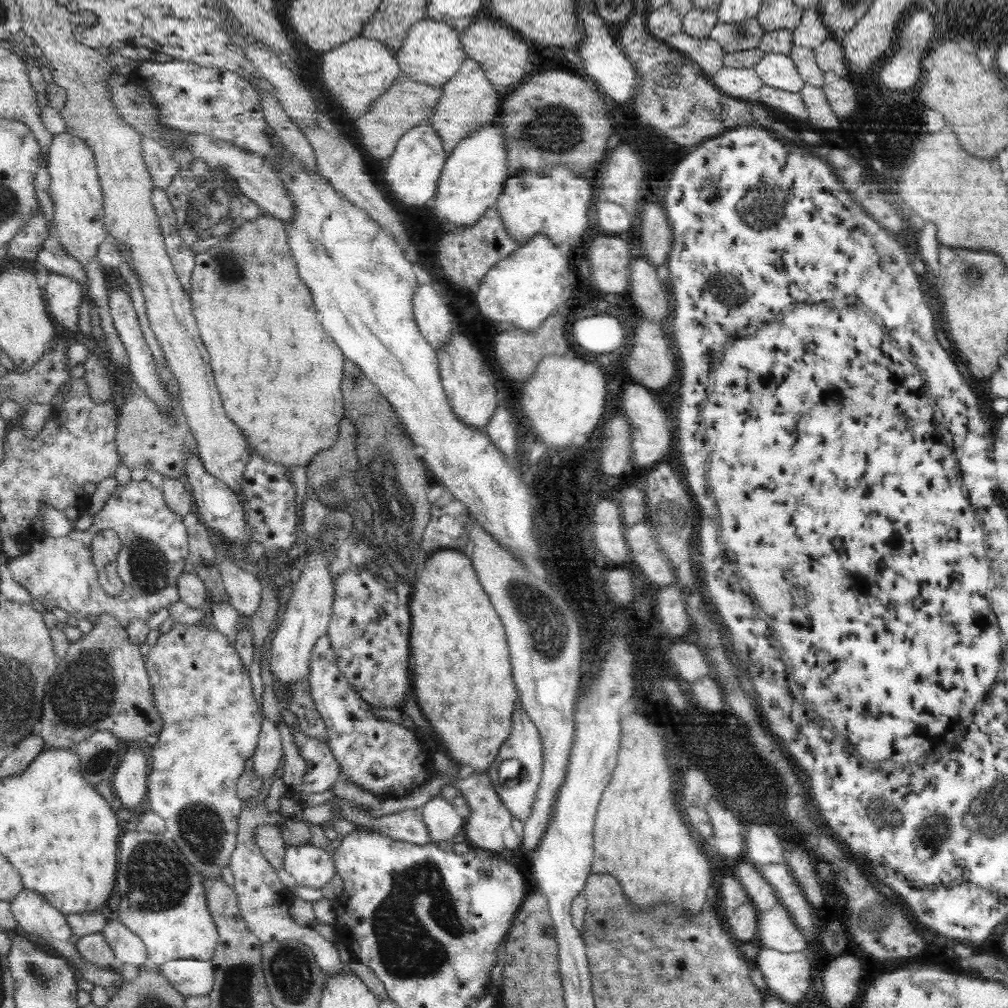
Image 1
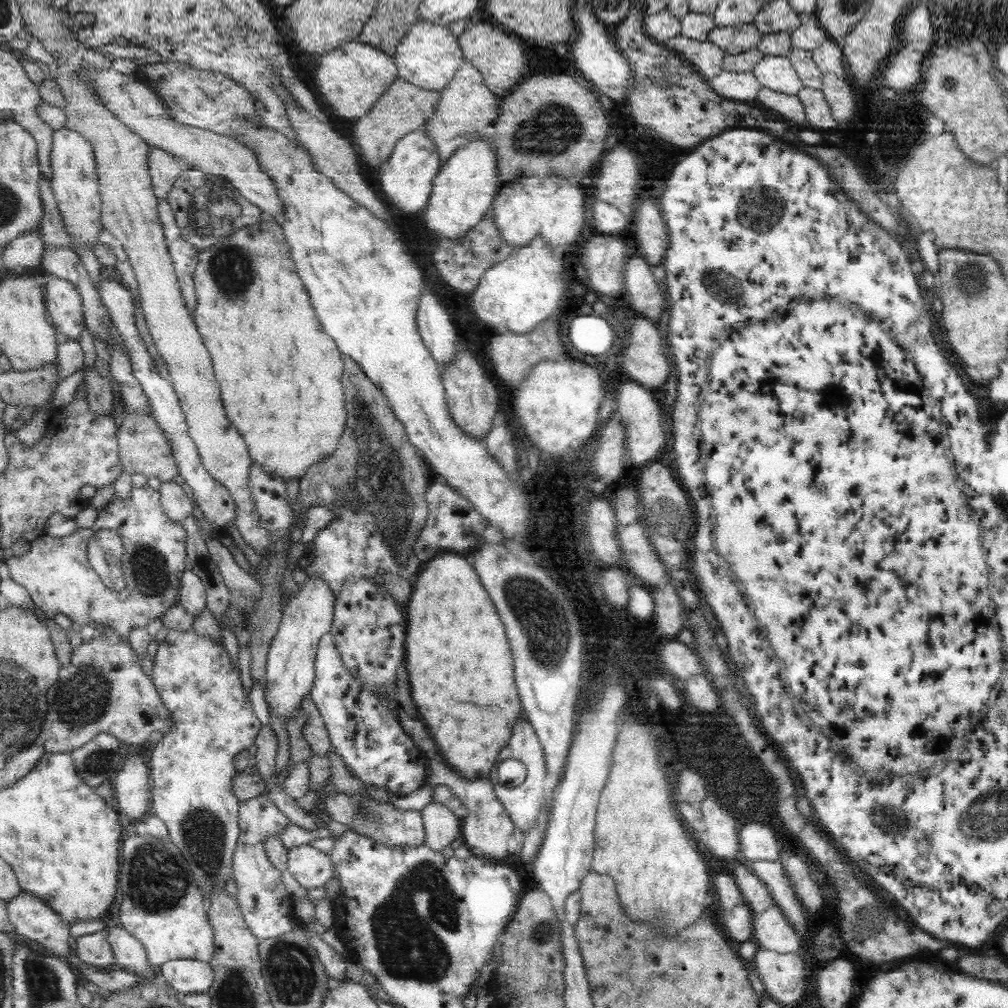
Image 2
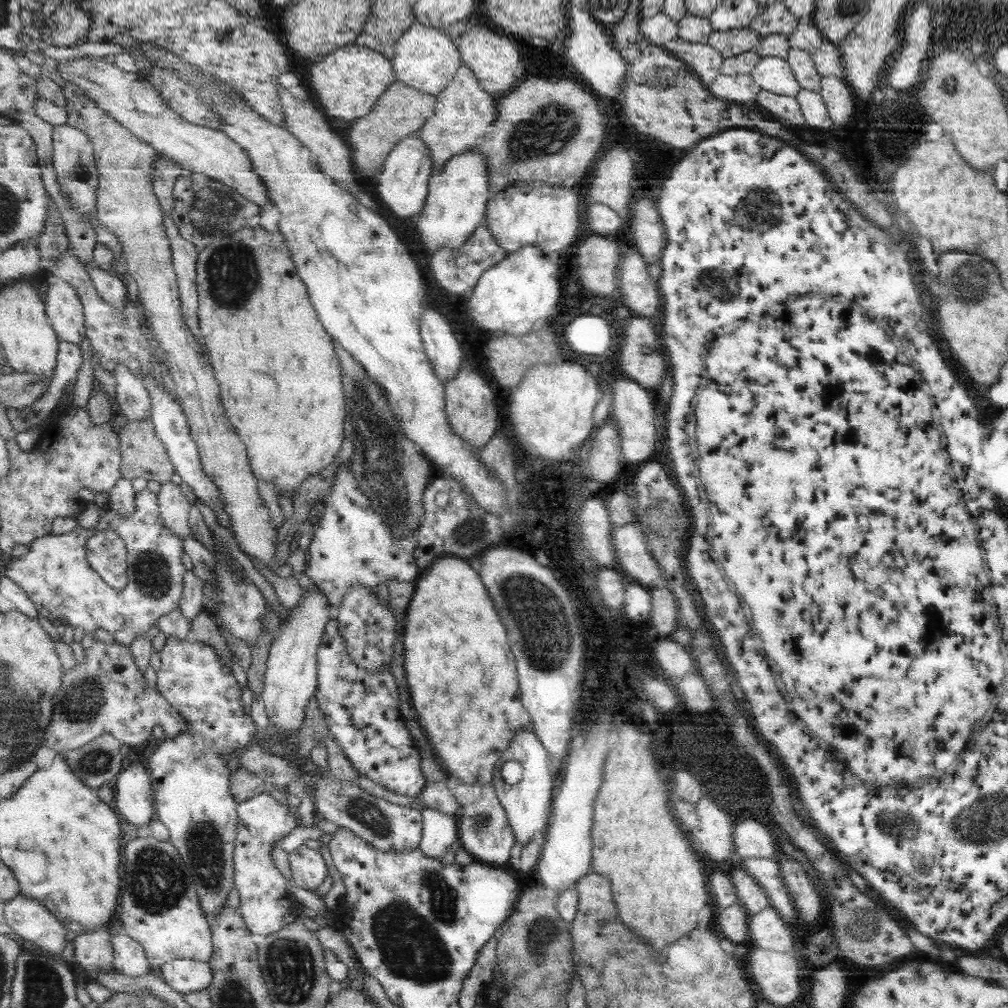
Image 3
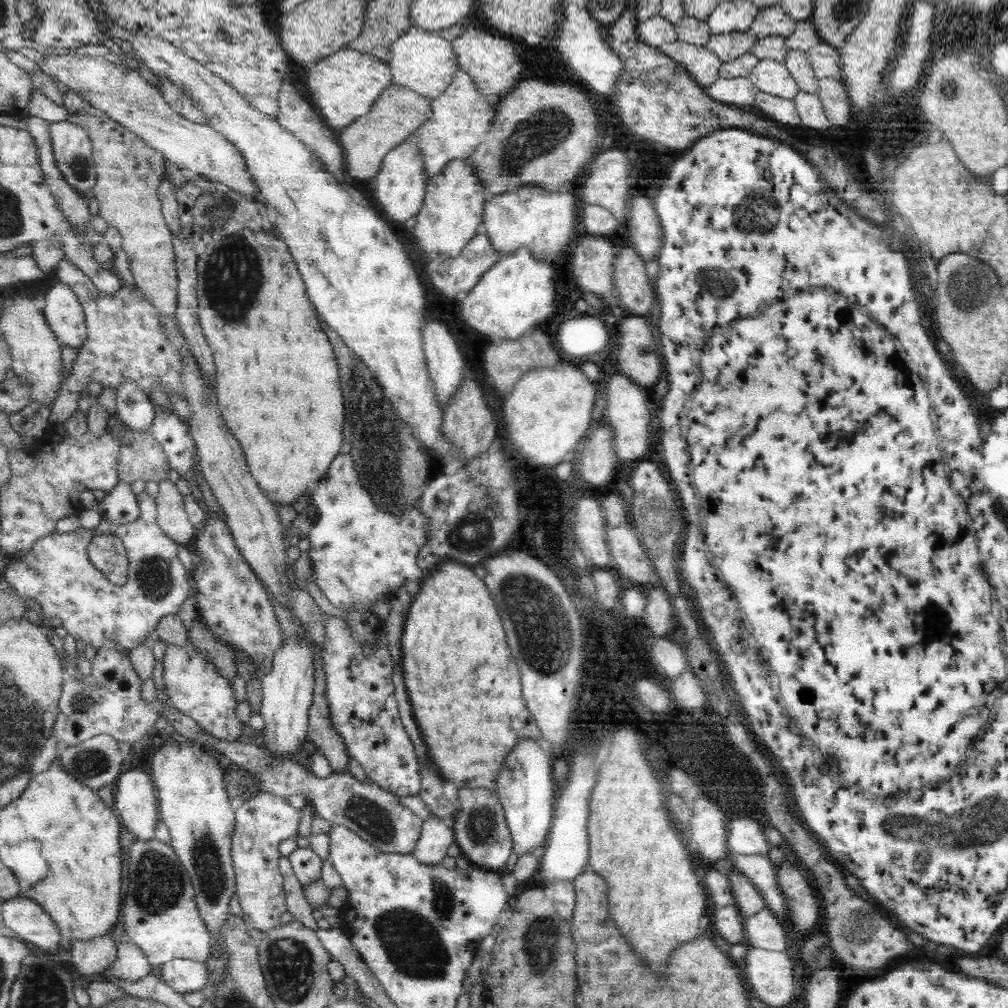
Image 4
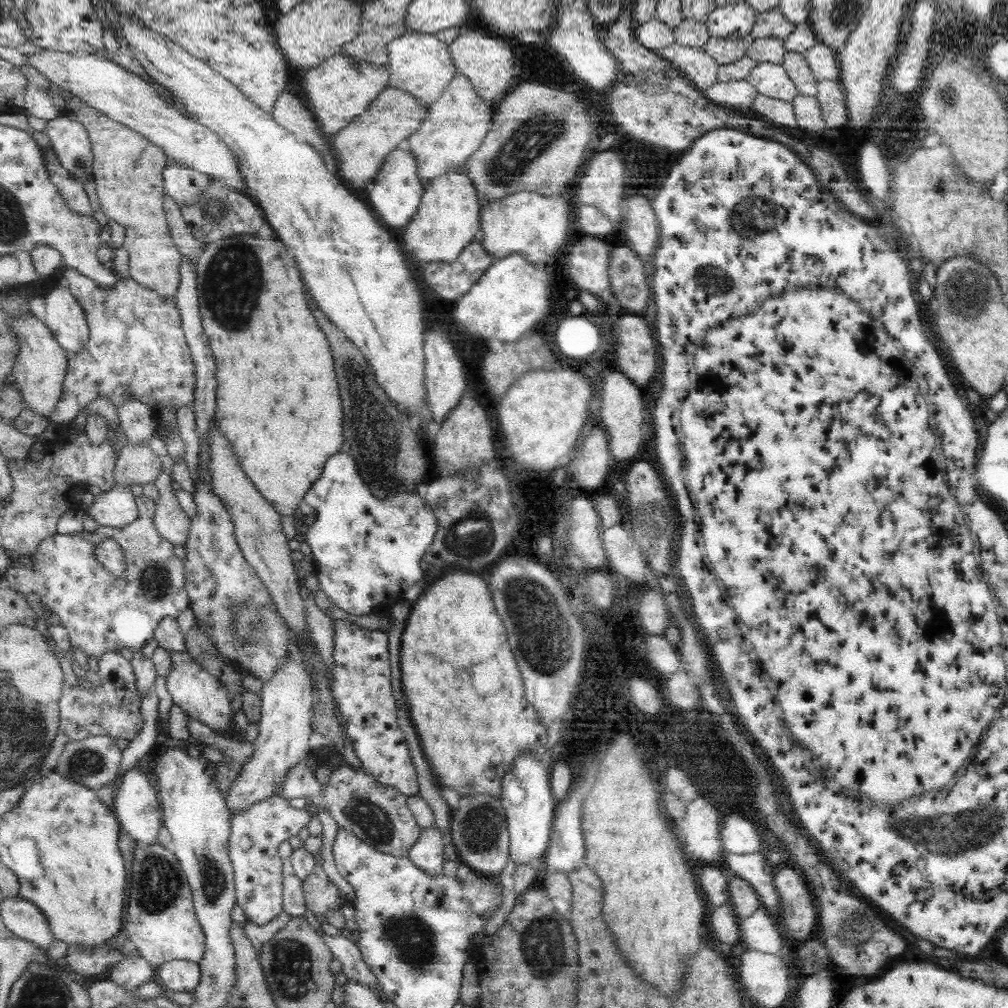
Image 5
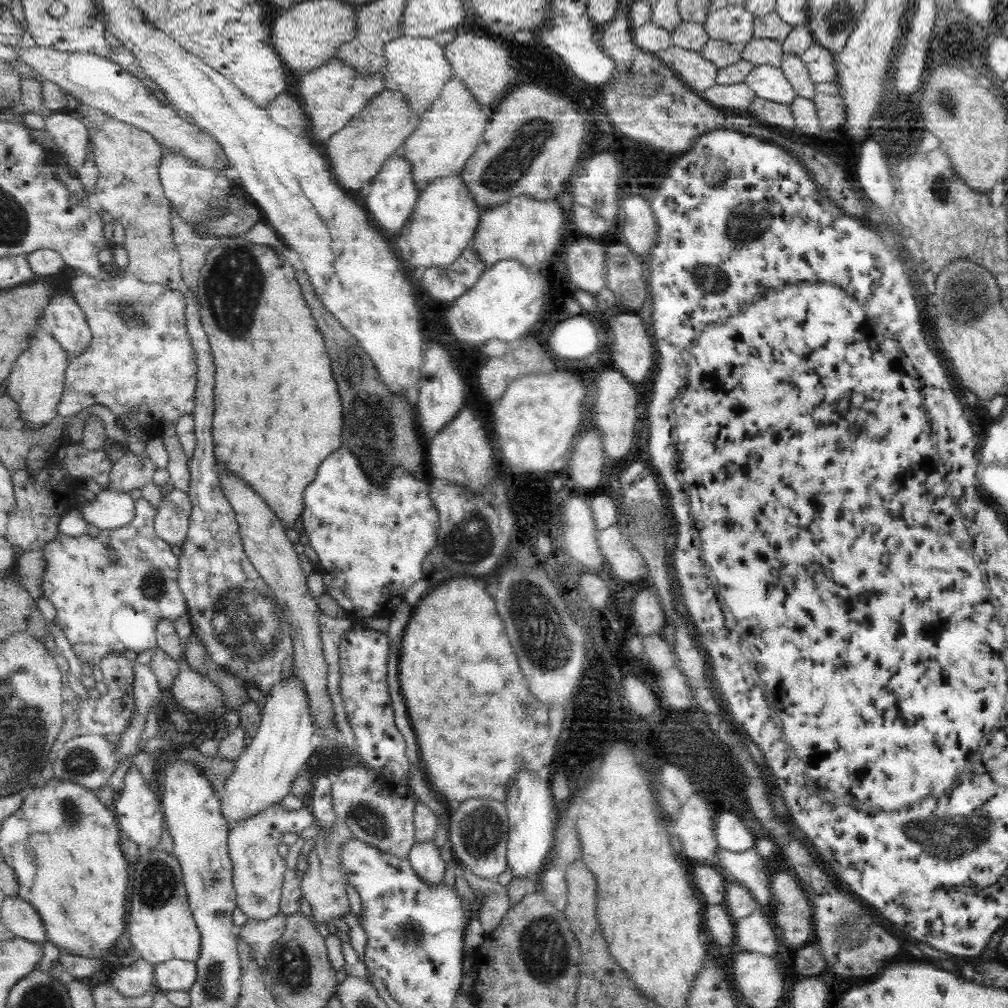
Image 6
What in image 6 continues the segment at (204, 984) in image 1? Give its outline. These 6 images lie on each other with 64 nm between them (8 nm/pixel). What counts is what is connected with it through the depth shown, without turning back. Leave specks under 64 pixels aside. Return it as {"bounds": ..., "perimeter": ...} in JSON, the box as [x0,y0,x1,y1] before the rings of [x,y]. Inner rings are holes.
{"bounds":[155,959,198,991],"perimeter":[[[171,959],[155,965],[156,988],[167,991],[190,991],[198,978],[196,962]]]}

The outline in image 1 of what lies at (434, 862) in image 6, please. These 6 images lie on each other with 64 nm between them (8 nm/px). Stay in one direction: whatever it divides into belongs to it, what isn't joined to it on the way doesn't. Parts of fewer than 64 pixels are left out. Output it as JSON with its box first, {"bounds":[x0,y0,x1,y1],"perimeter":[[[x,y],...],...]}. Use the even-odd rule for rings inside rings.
{"bounds":[421,793,466,844],"perimeter":[[[440,793],[431,797],[421,810],[433,844],[441,840],[450,841],[464,830],[466,819],[459,814],[457,807]]]}

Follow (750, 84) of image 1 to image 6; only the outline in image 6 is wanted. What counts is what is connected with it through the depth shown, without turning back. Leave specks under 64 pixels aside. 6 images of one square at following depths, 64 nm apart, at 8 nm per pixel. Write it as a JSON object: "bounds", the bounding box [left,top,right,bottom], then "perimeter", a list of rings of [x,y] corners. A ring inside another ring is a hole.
{"bounds":[701,82,755,112],"perimeter":[[[743,82],[730,85],[715,83],[711,88],[701,92],[701,97],[718,109],[747,112],[755,93]]]}

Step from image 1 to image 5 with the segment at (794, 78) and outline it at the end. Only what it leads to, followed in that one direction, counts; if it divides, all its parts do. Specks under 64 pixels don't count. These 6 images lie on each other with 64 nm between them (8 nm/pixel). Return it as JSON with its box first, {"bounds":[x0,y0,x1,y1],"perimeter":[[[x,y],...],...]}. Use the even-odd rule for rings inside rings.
{"bounds":[744,62,798,101],"perimeter":[[[758,62],[744,78],[756,92],[780,101],[789,101],[798,93],[785,70],[775,63]]]}

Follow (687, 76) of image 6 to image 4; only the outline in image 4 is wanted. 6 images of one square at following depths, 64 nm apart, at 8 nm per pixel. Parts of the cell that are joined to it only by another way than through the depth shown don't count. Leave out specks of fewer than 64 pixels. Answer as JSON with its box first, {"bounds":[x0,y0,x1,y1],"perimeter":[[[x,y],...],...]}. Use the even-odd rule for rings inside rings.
{"bounds":[660,40,722,88],"perimeter":[[[678,40],[663,44],[660,51],[683,64],[701,87],[704,88],[717,80],[722,60],[704,46],[695,46]]]}

